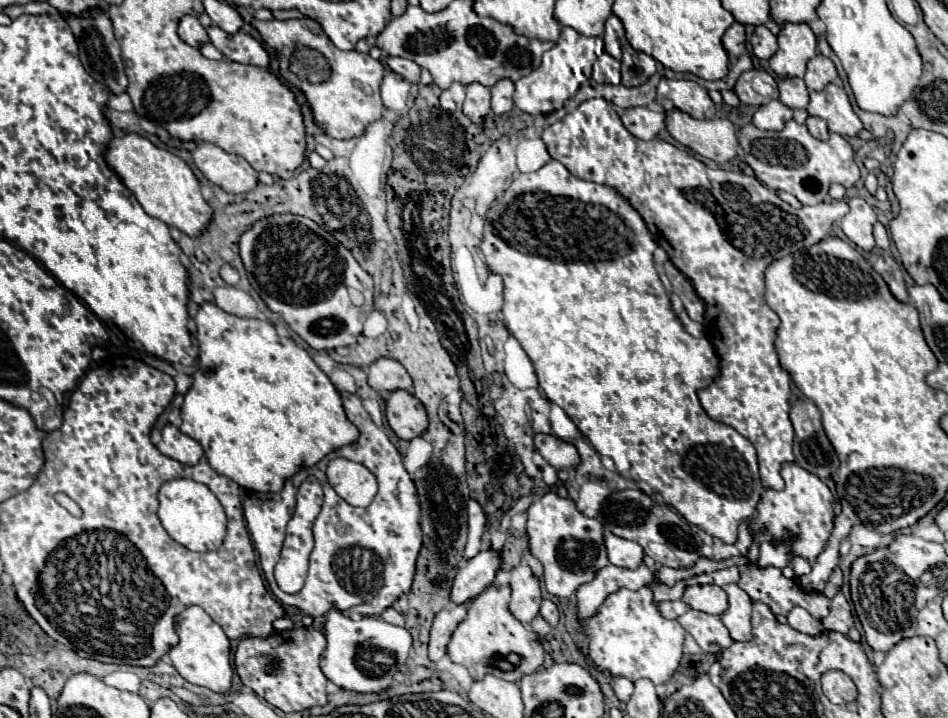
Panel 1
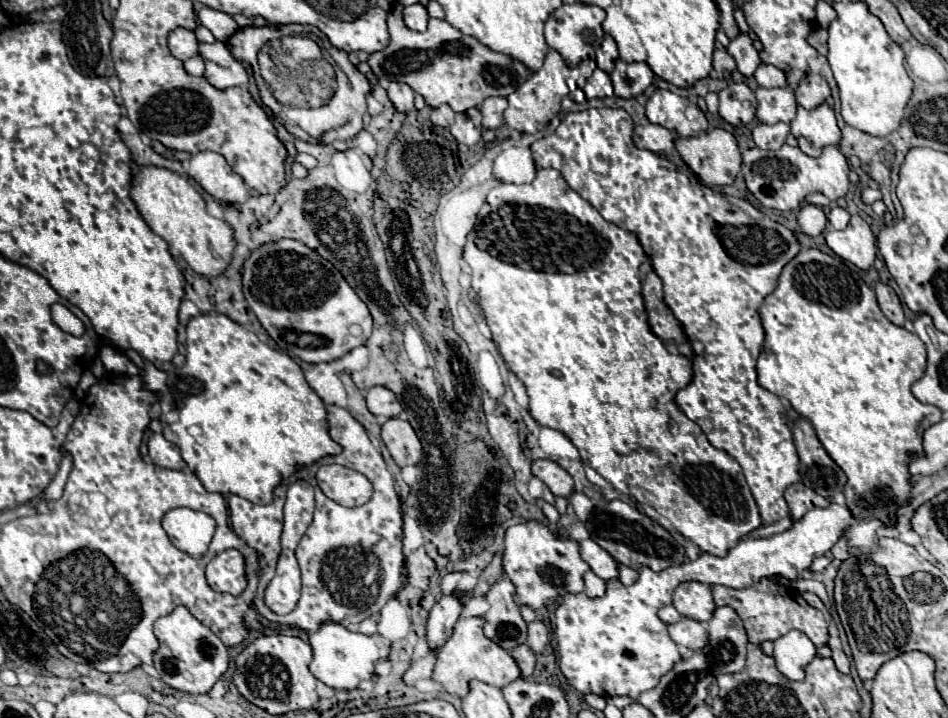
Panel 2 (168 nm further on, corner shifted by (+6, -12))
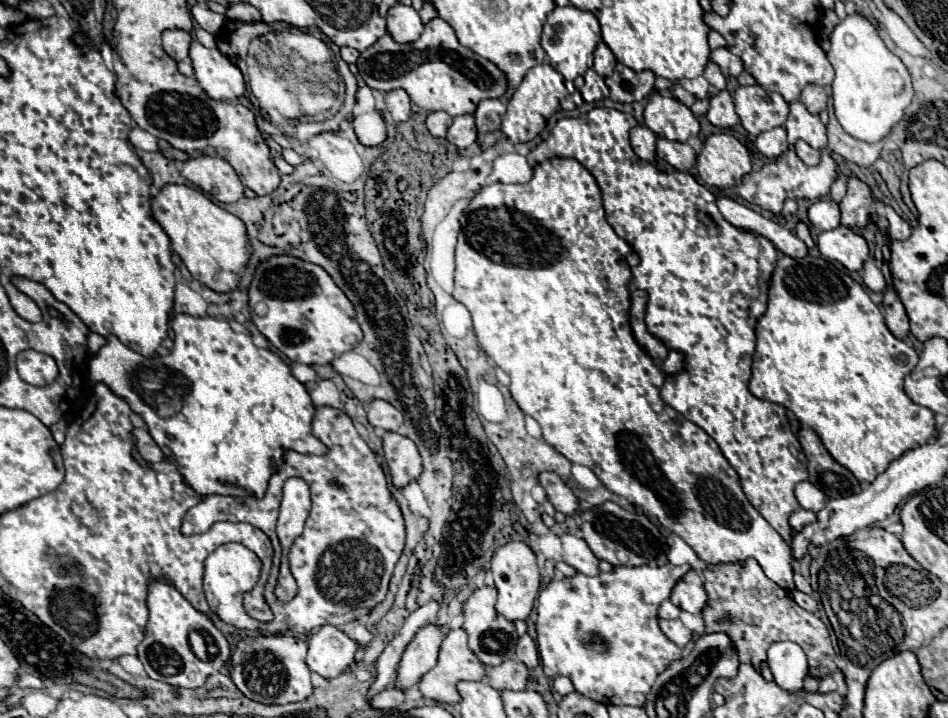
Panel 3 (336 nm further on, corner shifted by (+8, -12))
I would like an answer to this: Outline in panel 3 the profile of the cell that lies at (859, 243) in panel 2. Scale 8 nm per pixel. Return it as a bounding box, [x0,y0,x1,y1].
[817,226,869,272]

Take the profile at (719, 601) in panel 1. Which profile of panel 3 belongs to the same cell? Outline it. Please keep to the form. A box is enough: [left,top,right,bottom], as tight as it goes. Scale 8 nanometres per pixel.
[671,570,707,616]

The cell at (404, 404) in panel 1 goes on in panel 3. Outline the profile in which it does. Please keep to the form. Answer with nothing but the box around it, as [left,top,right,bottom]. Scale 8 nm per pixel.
[383,432,421,488]

